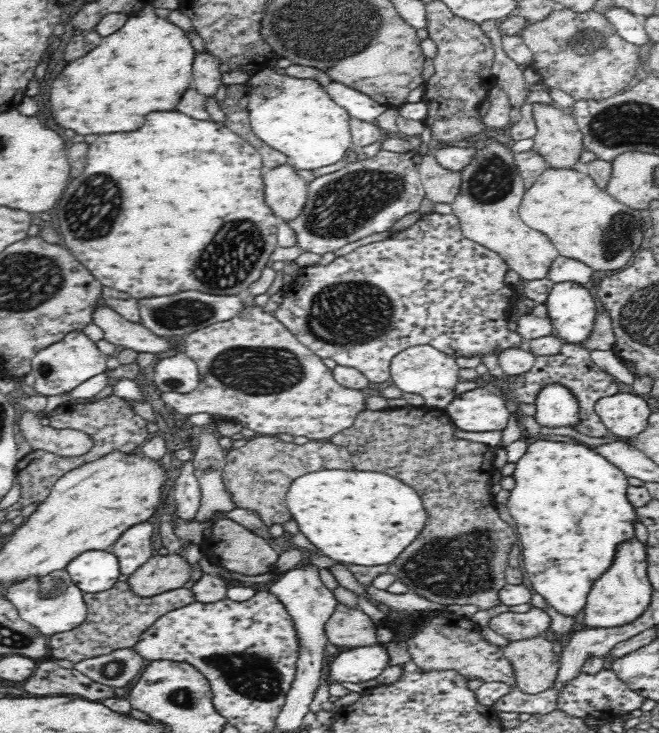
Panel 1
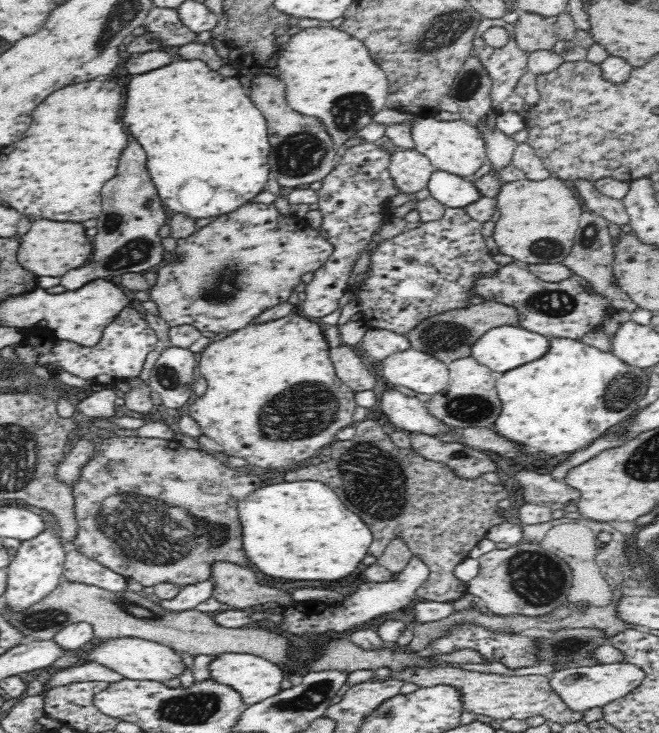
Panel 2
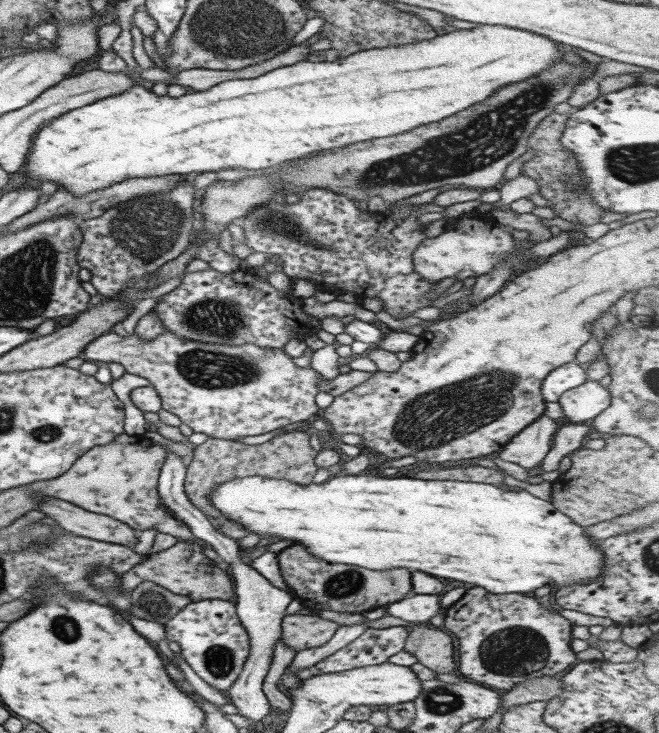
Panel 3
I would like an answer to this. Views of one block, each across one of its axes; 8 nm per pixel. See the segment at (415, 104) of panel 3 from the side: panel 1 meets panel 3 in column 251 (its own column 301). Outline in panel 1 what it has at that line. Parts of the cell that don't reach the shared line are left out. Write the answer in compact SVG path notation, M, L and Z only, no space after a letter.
M264 66L258 72L254 72L249 81L252 90L247 104L247 113L252 130L260 140L284 152L284 156L292 160L296 170L313 171L314 168L332 165L346 154L346 150L352 144L349 125L351 116L328 96L328 92L314 78L294 78Z

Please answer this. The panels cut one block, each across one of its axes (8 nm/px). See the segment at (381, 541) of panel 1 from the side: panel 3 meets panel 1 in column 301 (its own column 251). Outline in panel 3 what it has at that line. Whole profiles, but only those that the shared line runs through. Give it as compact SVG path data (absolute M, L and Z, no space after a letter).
M379 472L367 473L365 475L341 475L333 476L331 479L320 484L309 483L305 486L293 484L289 480L275 480L275 478L263 478L263 476L247 476L245 478L233 478L227 482L217 484L217 488L211 492L209 501L215 509L219 510L219 520L231 519L241 522L247 530L251 532L259 532L259 536L264 534L279 536L283 540L295 540L295 544L303 544L311 550L311 554L315 554L317 558L323 558L327 562L339 562L339 564L353 564L353 566L363 566L369 570L387 570L387 568L409 568L409 570L417 570L417 572L425 572L437 578L447 578L447 580L457 580L457 582L465 582L465 584L473 584L479 588L485 588L491 594L509 594L509 592L517 592L517 594L527 594L533 592L541 586L571 586L571 584L587 584L593 578L601 576L603 568L605 568L605 557L603 551L595 545L595 541L591 537L587 537L585 529L581 526L575 526L575 522L571 518L565 516L555 509L549 502L527 493L524 489L512 489L496 487L490 484L475 484L475 482L453 482L453 480L417 480L417 478L407 478L407 476L391 476L385 477Z

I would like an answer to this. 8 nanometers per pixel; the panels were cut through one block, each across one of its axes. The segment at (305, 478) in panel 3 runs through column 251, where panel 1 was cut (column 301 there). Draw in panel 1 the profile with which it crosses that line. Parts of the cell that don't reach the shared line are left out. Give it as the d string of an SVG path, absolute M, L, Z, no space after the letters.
M258 434L249 438L240 448L229 450L225 457L227 461L221 476L236 506L258 511L268 527L283 524L292 518L286 496L290 485L299 476L319 470L350 470L353 467L352 455L345 446L324 440L312 440L300 445L293 441L282 441L278 436Z

